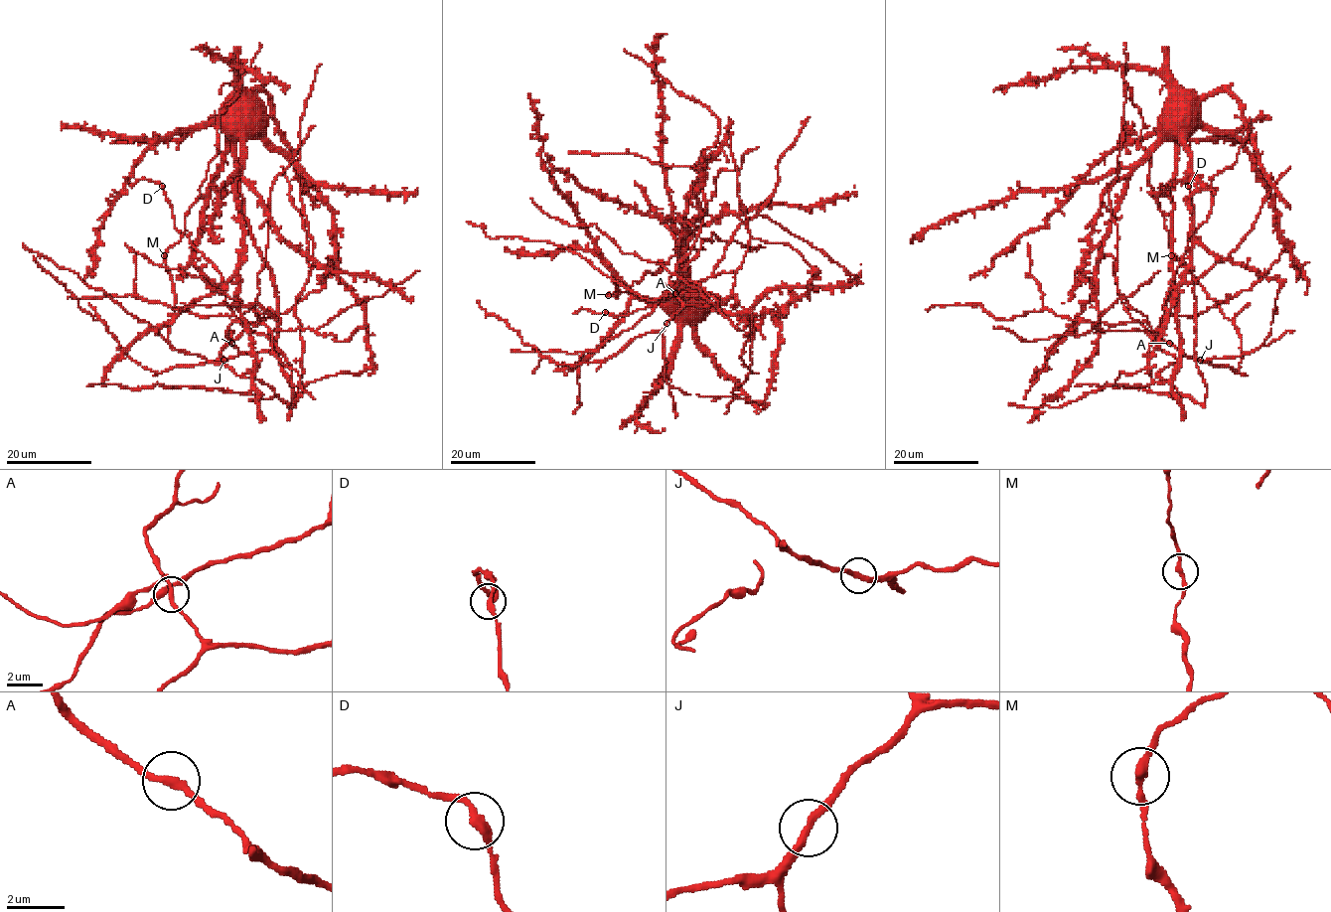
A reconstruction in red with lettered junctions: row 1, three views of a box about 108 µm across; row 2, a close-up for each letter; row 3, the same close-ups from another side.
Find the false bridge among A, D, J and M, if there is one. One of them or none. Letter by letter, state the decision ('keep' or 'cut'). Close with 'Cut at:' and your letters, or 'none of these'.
A: keep
D: keep
J: keep
M: keep
Cut at: none of these

